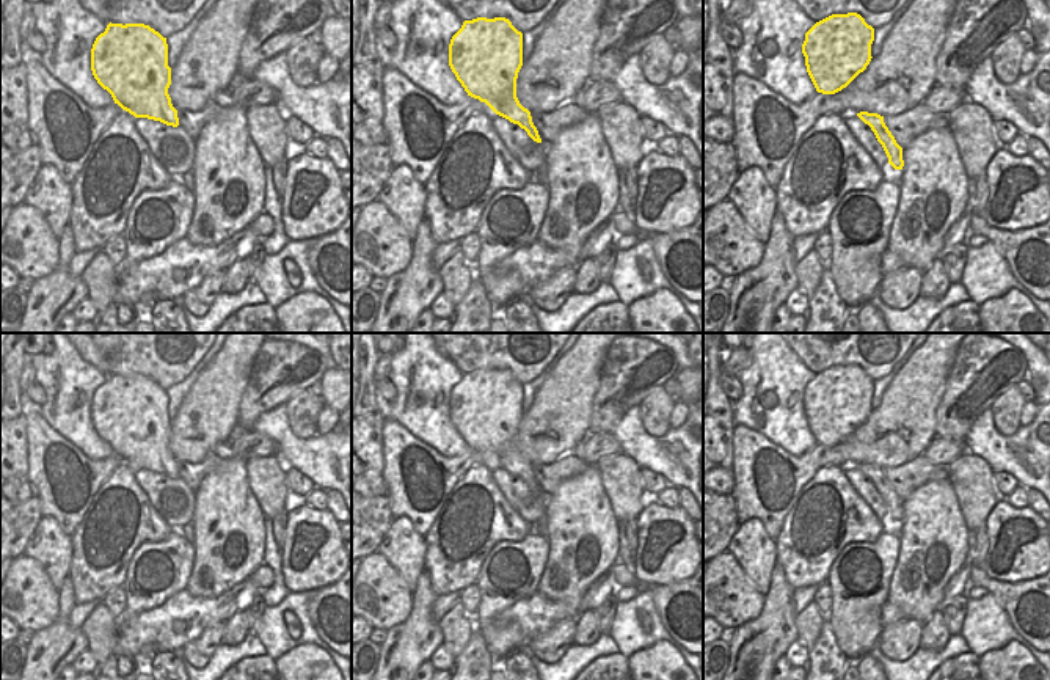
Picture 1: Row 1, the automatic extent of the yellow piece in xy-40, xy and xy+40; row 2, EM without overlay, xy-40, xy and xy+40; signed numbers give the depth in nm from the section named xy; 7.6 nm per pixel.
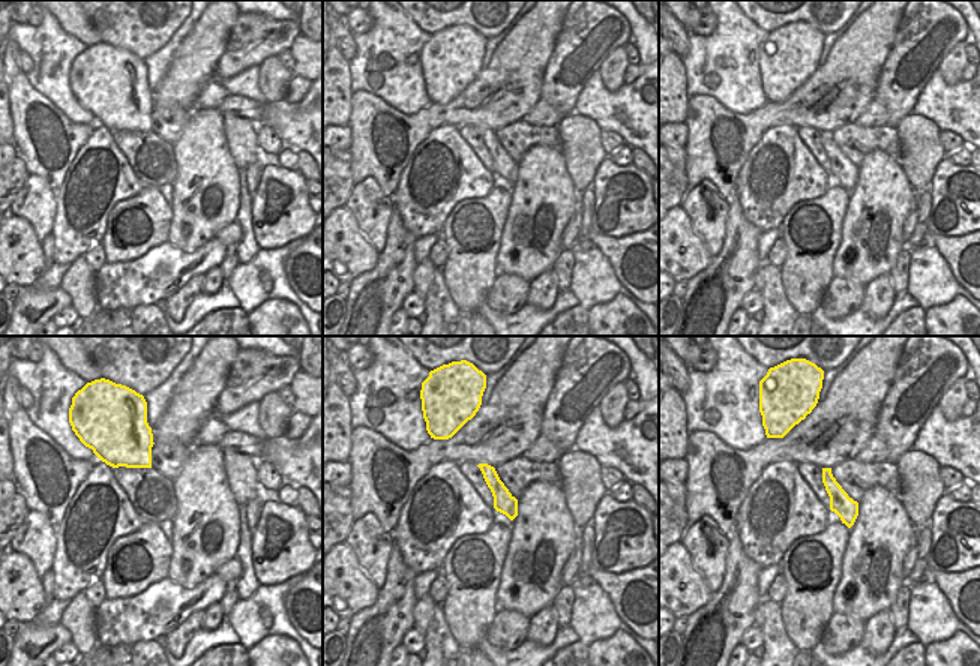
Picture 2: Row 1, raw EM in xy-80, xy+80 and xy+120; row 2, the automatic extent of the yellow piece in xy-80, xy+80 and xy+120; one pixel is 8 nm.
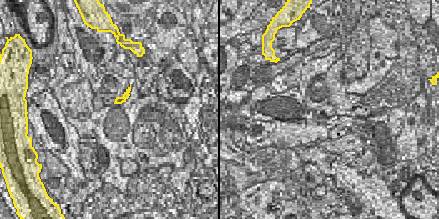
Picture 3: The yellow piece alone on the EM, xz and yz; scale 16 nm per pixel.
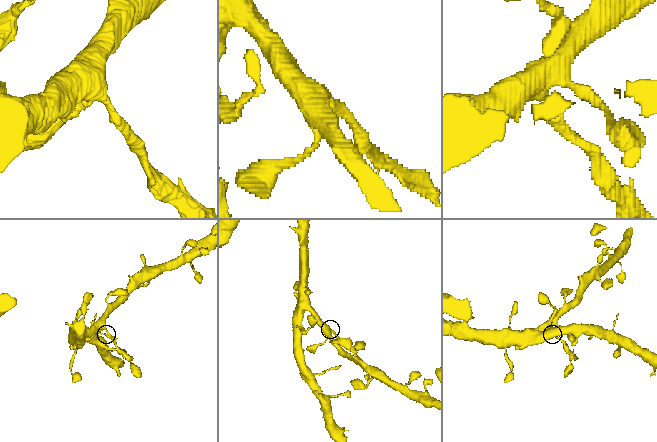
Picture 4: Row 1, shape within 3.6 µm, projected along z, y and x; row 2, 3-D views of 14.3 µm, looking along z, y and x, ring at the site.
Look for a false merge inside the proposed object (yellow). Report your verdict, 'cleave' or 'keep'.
cleave

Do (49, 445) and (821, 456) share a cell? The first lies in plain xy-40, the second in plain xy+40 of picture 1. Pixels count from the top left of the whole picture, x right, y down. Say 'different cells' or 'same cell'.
same cell

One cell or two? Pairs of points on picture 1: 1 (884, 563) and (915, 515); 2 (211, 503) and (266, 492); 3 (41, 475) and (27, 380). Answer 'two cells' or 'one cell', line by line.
1: two cells
2: two cells
3: one cell

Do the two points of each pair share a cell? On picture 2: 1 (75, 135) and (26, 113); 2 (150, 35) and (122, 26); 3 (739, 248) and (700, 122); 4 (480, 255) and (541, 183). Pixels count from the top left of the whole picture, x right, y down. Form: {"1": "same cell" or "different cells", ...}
{"1": "same cell", "2": "same cell", "3": "different cells", "4": "different cells"}

